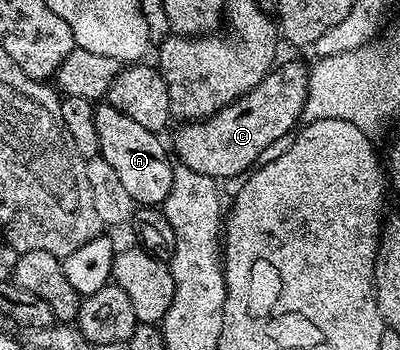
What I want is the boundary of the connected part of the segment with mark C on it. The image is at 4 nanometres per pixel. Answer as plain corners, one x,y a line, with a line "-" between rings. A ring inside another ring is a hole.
290,60
283,68
278,66
271,70
251,92
233,100
208,119
179,123
174,148
172,144
177,163
196,170
196,174
213,176
219,182
225,181
225,176
241,177
249,173
267,146
290,136
299,127
308,98
309,77
310,69
305,63

